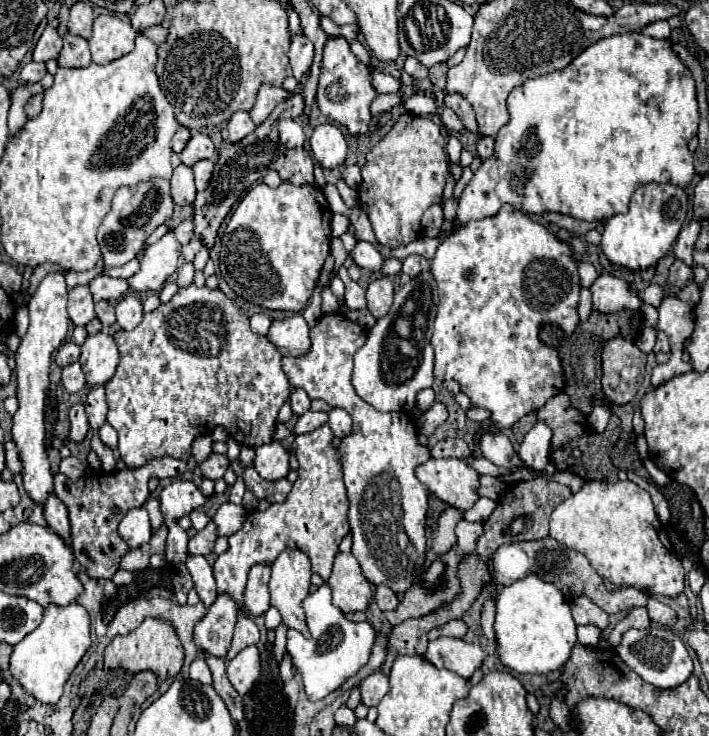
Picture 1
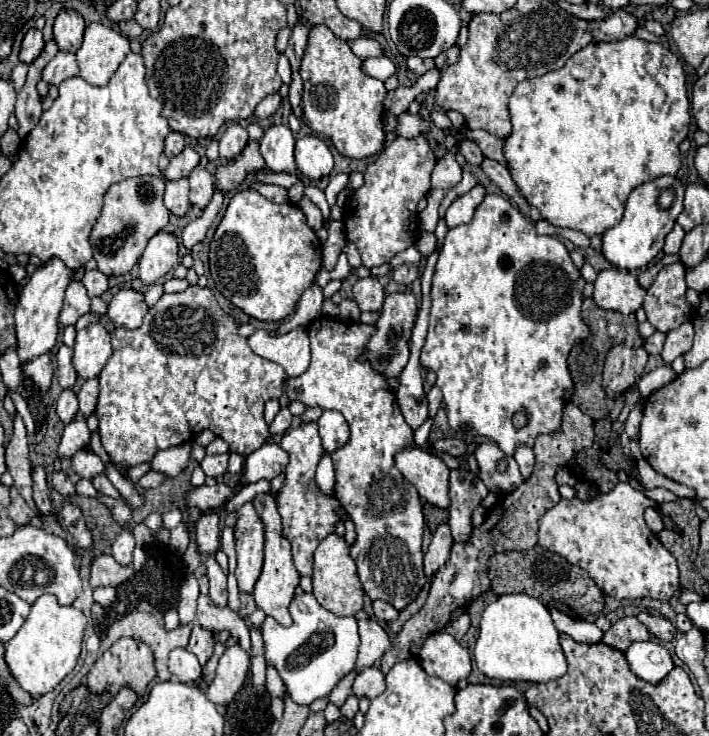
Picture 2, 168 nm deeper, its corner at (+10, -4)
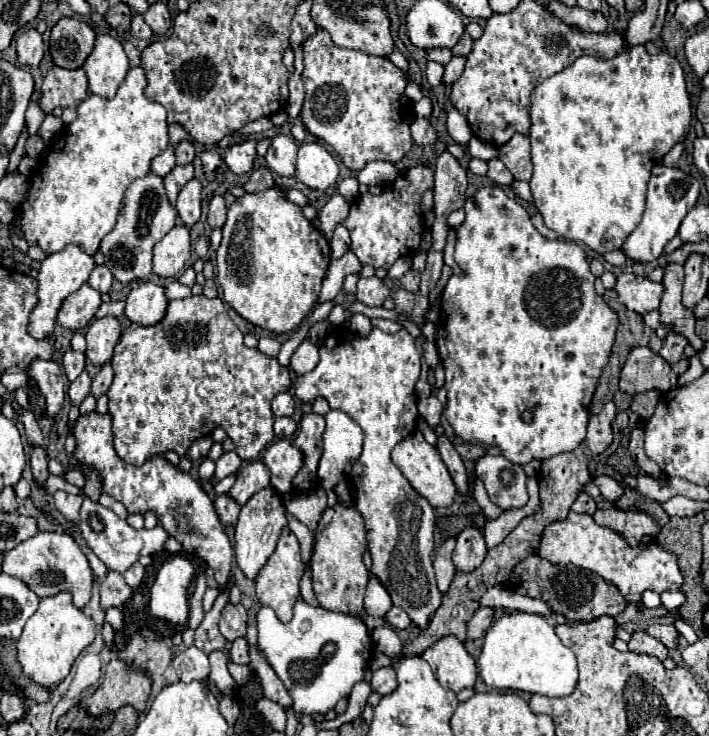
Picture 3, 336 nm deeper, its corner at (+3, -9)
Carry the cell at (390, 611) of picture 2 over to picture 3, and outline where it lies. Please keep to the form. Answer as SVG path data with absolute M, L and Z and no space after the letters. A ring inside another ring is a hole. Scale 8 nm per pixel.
M392 607L392 609L386 613L386 621L388 621L394 629L406 629L406 627L412 623L410 617L406 615L406 611L400 609L400 607Z

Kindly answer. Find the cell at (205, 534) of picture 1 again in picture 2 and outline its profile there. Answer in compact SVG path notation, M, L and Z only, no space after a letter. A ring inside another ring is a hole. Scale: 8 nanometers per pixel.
M207 512L197 520L197 544L199 552L205 556L217 552L219 548L219 518L221 512Z

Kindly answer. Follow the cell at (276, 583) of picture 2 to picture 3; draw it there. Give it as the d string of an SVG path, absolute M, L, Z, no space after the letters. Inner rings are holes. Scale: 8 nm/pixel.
M286 525L282 529L282 535L278 539L278 545L276 545L274 553L270 555L268 563L264 565L264 569L256 577L258 601L266 607L272 607L276 611L276 617L282 623L288 623L292 619L292 607L300 597L300 579L302 579L302 575L304 575L304 563L302 563L302 557L300 557L300 543L298 543L296 535L290 531L290 527Z

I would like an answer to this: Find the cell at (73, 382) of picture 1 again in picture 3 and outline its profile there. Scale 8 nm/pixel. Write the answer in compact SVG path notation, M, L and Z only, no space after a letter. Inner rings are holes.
M66 351L64 353L64 359L62 359L62 367L66 371L66 377L68 381L76 381L76 377L84 371L84 365L86 365L86 357L84 353L78 353L78 351Z

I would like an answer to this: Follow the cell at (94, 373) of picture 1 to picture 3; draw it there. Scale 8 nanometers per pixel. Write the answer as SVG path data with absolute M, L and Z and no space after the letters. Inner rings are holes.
M116 317L94 319L86 331L86 359L92 365L106 365L114 357L116 343L120 341L120 323Z

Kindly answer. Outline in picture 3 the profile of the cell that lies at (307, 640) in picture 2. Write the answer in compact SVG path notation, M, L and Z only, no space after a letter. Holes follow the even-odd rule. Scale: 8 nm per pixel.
M300 599L294 605L294 617L290 623L280 623L270 607L260 607L260 611L256 613L256 621L258 621L258 647L260 651L264 651L268 663L288 689L294 701L292 707L296 715L328 713L330 709L334 709L338 699L348 697L352 687L358 681L362 681L364 671L372 657L372 639L368 627L360 619L354 619L352 615L346 613L332 613L322 607L312 607L304 599Z

